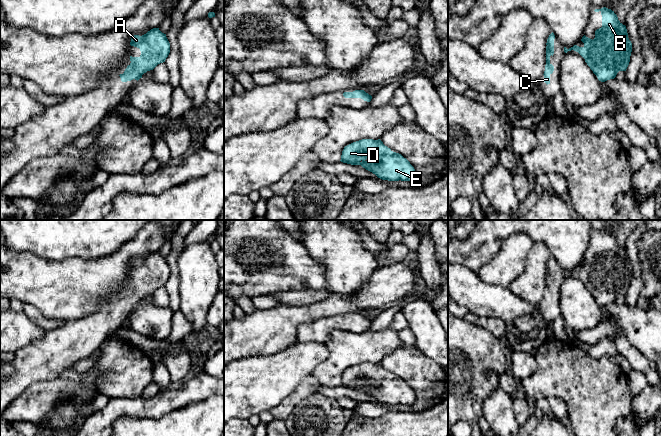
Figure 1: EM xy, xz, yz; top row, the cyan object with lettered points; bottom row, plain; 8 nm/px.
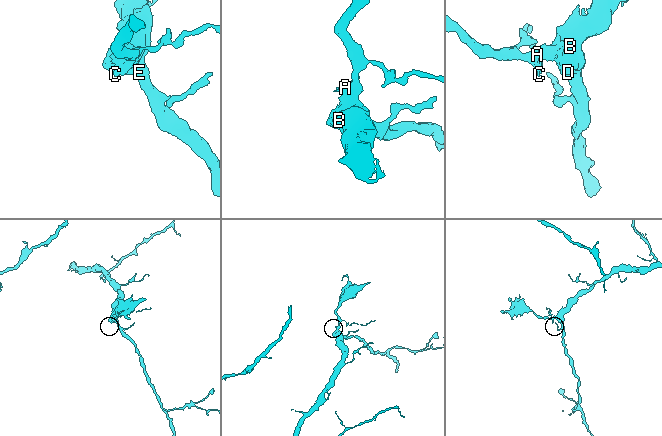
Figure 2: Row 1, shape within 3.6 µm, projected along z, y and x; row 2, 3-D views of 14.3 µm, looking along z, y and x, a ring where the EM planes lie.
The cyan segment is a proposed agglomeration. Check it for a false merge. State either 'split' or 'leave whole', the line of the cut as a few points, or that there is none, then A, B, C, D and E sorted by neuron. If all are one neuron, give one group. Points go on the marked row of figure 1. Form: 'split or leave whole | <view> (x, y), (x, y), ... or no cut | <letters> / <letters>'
leave whole | no cut | A B C D E

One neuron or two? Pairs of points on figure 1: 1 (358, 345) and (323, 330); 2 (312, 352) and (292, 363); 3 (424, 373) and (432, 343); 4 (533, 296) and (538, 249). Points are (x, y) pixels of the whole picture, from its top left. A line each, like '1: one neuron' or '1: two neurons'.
1: two neurons
2: one neuron
3: two neurons
4: one neuron

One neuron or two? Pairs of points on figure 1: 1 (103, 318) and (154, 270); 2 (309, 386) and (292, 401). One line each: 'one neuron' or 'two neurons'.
1: one neuron
2: one neuron

